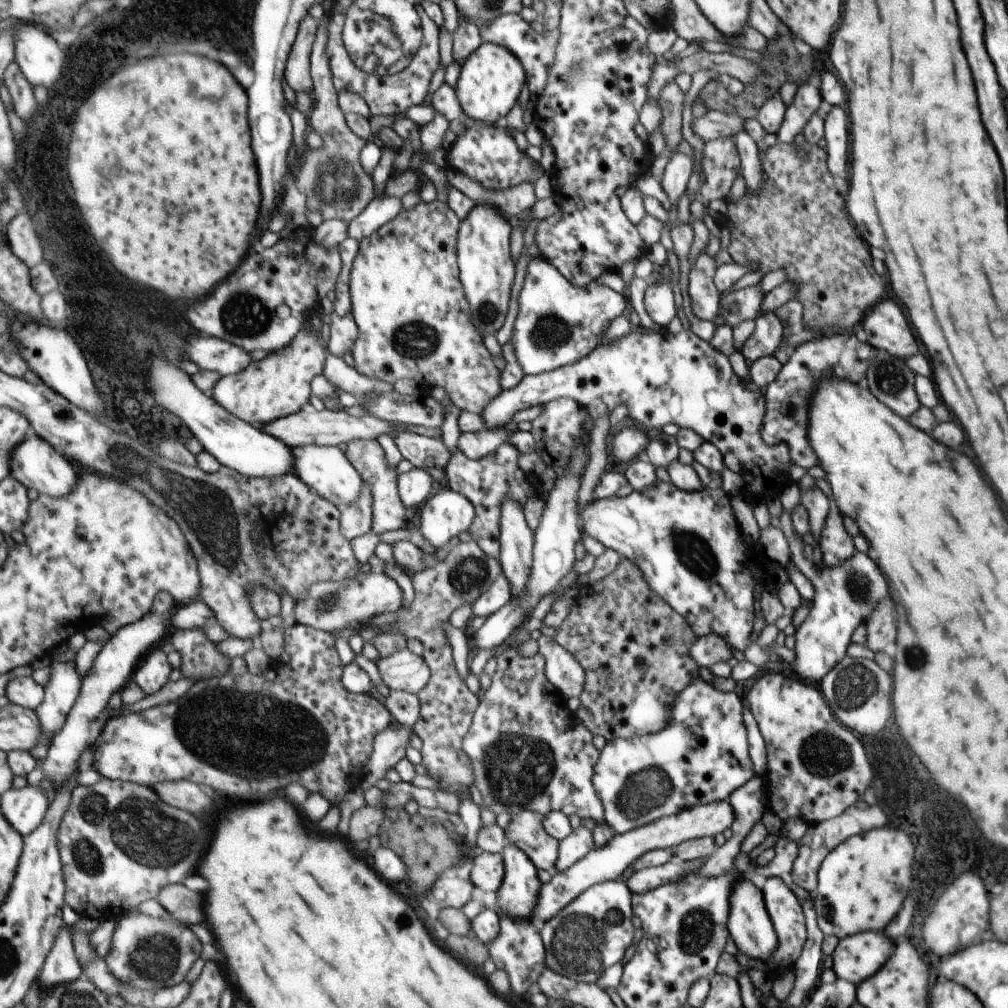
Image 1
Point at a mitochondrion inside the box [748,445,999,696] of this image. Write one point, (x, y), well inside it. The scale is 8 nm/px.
(859, 587)

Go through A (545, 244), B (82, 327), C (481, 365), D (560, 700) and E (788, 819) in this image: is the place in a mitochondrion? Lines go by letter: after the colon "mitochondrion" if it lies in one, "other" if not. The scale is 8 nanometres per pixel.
A: other
B: other
C: other
D: other
E: other

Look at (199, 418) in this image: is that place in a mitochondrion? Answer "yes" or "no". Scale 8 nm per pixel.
no

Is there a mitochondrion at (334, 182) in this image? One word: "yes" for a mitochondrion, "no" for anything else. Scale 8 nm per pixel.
yes

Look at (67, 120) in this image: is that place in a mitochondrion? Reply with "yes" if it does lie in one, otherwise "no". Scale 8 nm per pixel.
no

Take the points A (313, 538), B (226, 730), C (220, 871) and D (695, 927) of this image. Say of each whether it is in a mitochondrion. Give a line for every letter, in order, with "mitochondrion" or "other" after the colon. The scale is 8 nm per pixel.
A: mitochondrion
B: mitochondrion
C: other
D: mitochondrion

